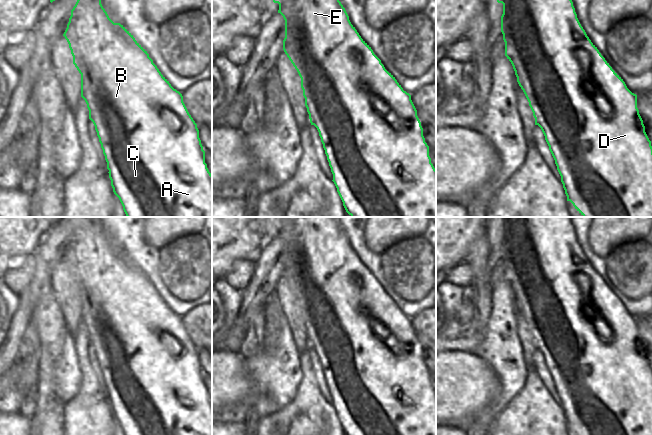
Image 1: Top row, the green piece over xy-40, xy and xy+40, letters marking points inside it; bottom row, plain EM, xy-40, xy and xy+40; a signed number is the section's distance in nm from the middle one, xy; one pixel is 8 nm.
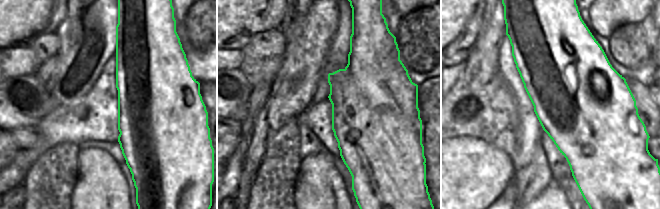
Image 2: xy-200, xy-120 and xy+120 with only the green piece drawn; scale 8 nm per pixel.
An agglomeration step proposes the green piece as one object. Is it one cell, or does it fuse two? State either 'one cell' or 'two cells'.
two cells

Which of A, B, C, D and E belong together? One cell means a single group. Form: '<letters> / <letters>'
A B C E / D

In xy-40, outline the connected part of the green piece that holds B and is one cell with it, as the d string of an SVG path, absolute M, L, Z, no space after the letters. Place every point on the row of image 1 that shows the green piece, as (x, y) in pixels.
M77 0L75 6L71 10L71 16L69 18L69 22L67 24L67 28L63 34L65 39L69 44L69 48L71 50L71 54L73 56L73 64L81 74L81 97L85 100L87 104L87 108L89 110L89 119L93 122L95 126L95 130L97 132L97 136L99 138L99 142L101 144L101 148L103 150L103 154L105 156L105 160L107 162L107 169L109 170L109 178L111 180L111 186L113 188L114 194L119 198L123 210L127 217L212 217L212 174L209 172L207 168L207 164L203 162L202 159L198 159L195 164L197 166L196 173L184 173L180 177L177 177L175 173L166 173L164 171L160 171L157 168L154 172L140 167L138 162L136 161L136 157L122 157L120 154L122 145L136 145L137 142L134 140L134 133L131 130L129 124L132 121L136 121L135 117L138 113L145 112L145 100L139 94L141 90L141 86L143 84L141 78L144 74L142 65L150 64L150 57L147 51L135 40L133 35L120 23L114 23L108 16L107 12L103 8L101 4L101 0Z

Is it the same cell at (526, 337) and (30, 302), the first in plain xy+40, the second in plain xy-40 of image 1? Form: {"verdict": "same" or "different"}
{"verdict": "same"}

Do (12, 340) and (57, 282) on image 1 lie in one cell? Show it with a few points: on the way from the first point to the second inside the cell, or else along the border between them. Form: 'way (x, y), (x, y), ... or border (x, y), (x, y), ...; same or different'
way (18, 323), (27, 303), (42, 288); same

